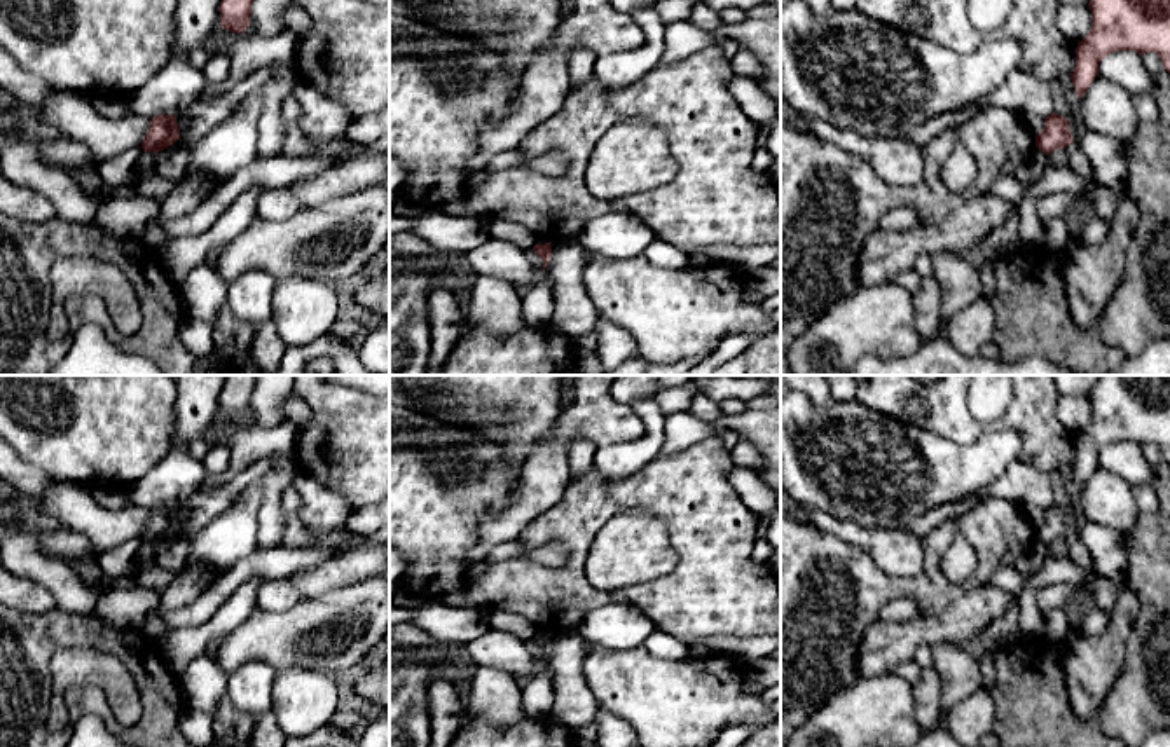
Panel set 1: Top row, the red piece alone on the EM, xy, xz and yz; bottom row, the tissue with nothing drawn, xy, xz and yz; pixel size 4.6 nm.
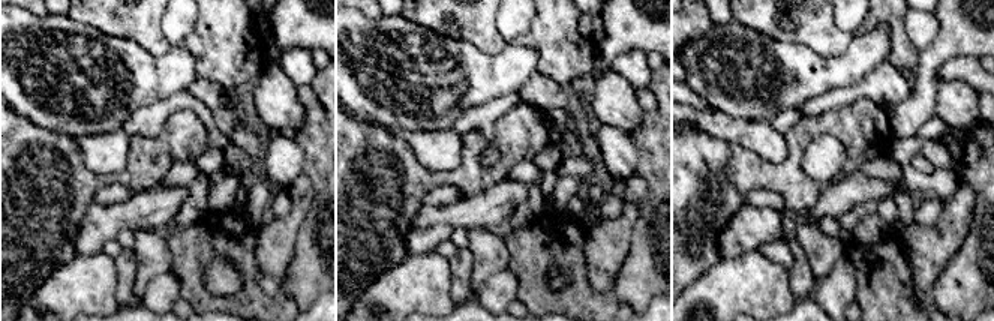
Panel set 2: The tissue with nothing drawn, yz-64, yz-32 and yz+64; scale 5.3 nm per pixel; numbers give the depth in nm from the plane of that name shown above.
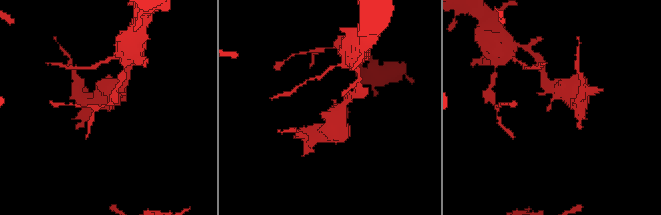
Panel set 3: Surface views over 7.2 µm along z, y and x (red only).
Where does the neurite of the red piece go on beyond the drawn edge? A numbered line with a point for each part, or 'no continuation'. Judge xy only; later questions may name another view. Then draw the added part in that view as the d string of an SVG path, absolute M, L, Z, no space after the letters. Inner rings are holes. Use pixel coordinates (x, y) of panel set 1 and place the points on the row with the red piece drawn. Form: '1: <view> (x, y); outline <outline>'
no continuation

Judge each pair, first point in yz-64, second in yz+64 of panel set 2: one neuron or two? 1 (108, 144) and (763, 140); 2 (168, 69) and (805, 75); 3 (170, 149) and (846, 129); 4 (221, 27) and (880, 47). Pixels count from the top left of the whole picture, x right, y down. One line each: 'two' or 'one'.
1: one
2: one
3: one
4: two

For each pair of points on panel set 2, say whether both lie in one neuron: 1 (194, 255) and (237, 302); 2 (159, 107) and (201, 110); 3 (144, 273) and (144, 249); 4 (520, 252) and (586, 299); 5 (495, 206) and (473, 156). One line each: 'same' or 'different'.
1: same
2: same
3: same
4: same
5: different

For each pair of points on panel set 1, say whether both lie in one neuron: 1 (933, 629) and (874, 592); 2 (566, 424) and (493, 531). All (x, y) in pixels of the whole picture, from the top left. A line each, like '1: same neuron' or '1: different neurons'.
1: different neurons
2: same neuron

